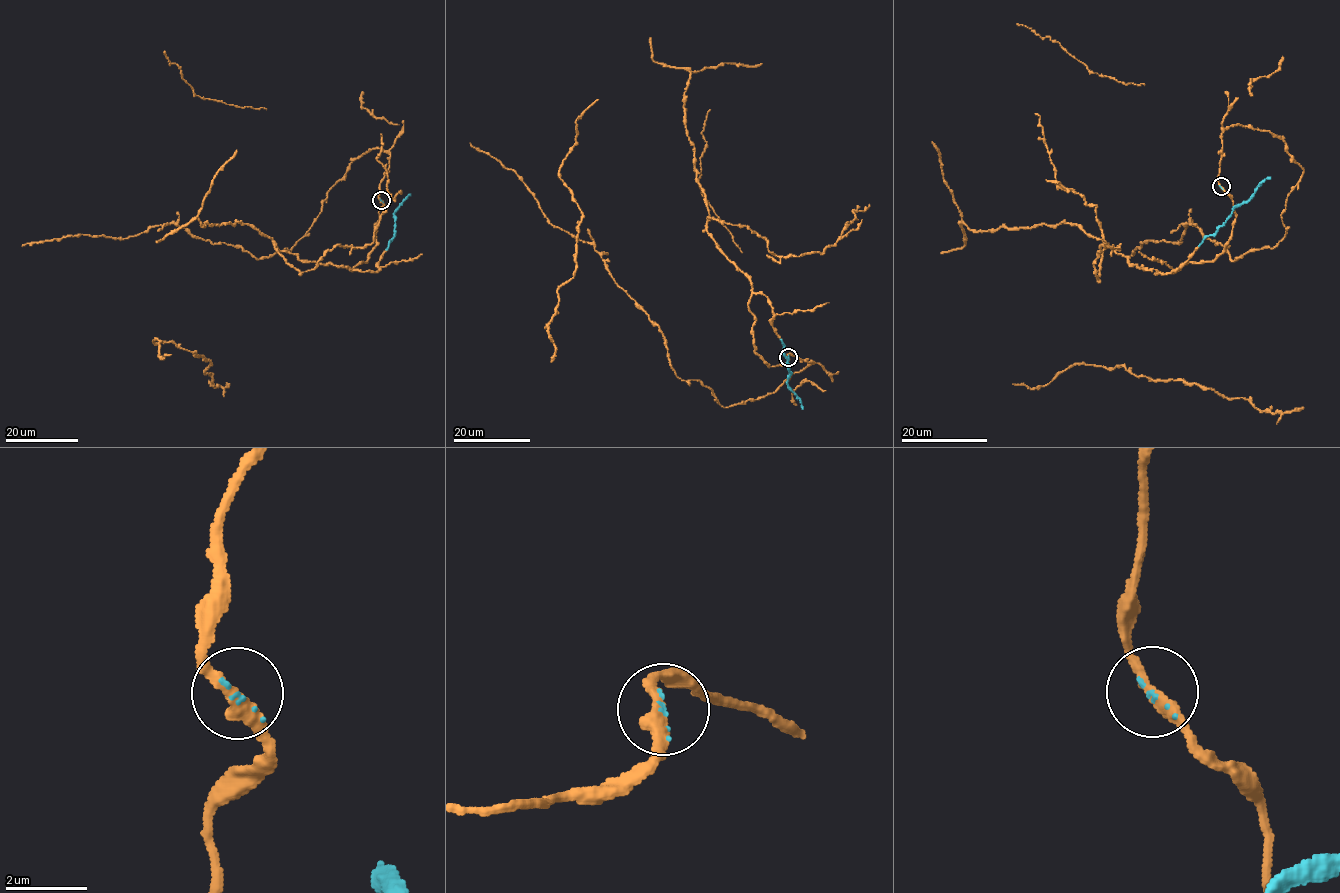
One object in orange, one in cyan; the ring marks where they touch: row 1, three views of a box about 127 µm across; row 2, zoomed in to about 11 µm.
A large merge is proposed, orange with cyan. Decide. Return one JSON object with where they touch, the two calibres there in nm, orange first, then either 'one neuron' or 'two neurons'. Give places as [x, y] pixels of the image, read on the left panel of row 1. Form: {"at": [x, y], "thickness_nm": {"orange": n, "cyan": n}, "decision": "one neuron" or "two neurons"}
{"at": [381, 200], "thickness_nm": {"orange": 320, "cyan": 80}, "decision": "one neuron"}

